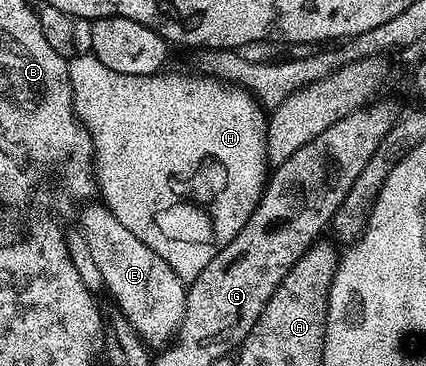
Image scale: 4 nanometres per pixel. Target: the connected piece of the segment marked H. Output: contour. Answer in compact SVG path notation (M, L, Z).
M92 55L78 56L71 56L66 66L70 80L70 98L74 104L74 114L90 135L92 176L96 182L97 192L100 194L101 204L110 209L112 215L116 215L116 219L120 223L124 223L124 227L128 227L128 231L132 231L132 235L136 235L136 239L140 239L140 243L144 243L160 259L164 259L164 263L168 263L168 267L172 267L172 271L176 271L176 275L183 283L195 281L200 275L200 271L204 271L204 267L208 267L208 263L212 263L212 259L216 259L219 251L228 243L232 243L232 239L238 234L240 227L244 227L244 223L248 223L248 219L254 208L257 207L258 200L262 197L262 191L266 187L268 180L266 122L268 117L263 106L245 89L234 84L226 84L224 81L214 80L211 77L201 75L184 77L180 73L169 73L169 71L152 75L124 75L120 71L112 71L108 67L104 67L104 63L100 63L100 59L96 59Z

